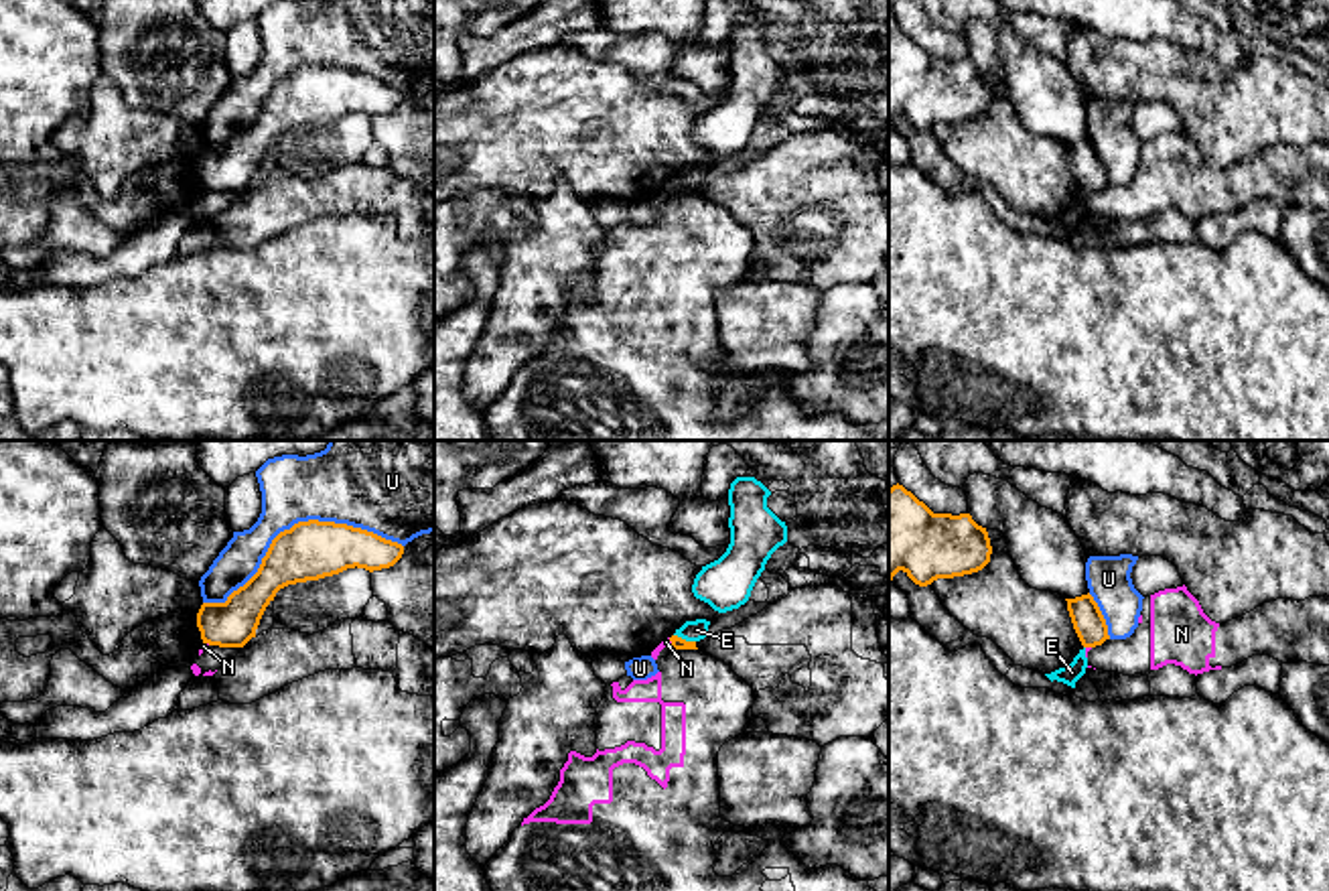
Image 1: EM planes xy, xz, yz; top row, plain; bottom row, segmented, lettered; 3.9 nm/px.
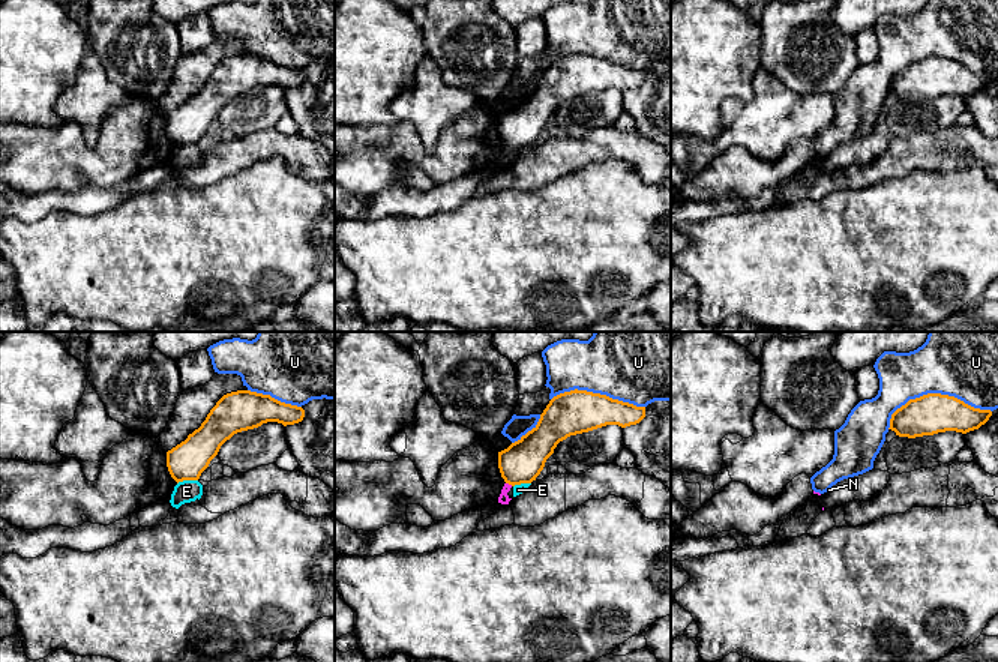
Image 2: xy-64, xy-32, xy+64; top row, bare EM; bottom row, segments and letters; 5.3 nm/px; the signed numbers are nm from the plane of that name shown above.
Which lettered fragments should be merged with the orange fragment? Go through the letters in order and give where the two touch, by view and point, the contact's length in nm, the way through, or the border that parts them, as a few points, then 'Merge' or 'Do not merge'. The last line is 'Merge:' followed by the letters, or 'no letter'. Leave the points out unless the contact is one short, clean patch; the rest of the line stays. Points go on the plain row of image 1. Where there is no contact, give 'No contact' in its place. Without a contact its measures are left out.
E: Touches orange at xz (684, 185). Shared border 90 nm. Boundary: xz (674, 179), (694, 187). Do not merge
N: Touches orange at xz (670, 185). Shared border 40 nm. Boundary: xz (668, 183), (670, 191). Do not merge
U: Touches orange at xy (295, 70). Shared border 850 nm. Do not merge
Merge: no letter

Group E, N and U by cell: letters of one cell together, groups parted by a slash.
E / N / U

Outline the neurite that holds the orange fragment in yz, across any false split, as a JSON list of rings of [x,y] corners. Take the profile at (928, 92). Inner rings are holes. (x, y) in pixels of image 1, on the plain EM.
[[[903,30],[889,35],[889,126],[903,116],[915,130],[982,116],[992,91],[970,59],[933,59]]]

